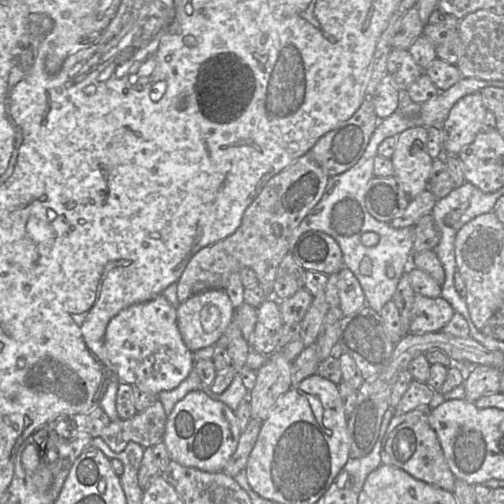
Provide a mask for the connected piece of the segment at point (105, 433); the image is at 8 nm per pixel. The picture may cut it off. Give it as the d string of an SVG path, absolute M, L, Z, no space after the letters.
M159 401L128 419L111 420L99 406L95 406L87 413L59 416L50 422L47 427L53 428L54 432L62 437L65 443L63 442L57 459L51 465L48 465L52 469L54 477L56 474L58 476L46 493L52 493L55 502L73 462L85 448L92 445L92 438L101 438L115 452L124 451L129 442L136 442L144 448L152 448L163 441L167 417L168 414Z

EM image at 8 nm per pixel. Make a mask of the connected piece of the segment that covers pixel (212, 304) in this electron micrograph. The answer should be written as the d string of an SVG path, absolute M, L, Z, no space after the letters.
M208 289L199 292L176 307L178 327L191 352L213 346L232 323L236 308L224 289Z

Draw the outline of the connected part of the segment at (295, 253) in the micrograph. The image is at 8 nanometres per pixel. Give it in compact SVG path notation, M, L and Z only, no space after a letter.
M307 230L296 240L291 240L289 254L305 270L337 275L345 268L340 246L335 239L321 231Z

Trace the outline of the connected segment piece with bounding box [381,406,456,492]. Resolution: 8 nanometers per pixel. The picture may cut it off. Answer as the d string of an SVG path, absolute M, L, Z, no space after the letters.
M423 406L406 414L397 415L402 418L402 422L385 439L382 438L382 464L395 466L418 480L453 492L456 478L445 459L437 434L429 424L430 411L430 407Z

